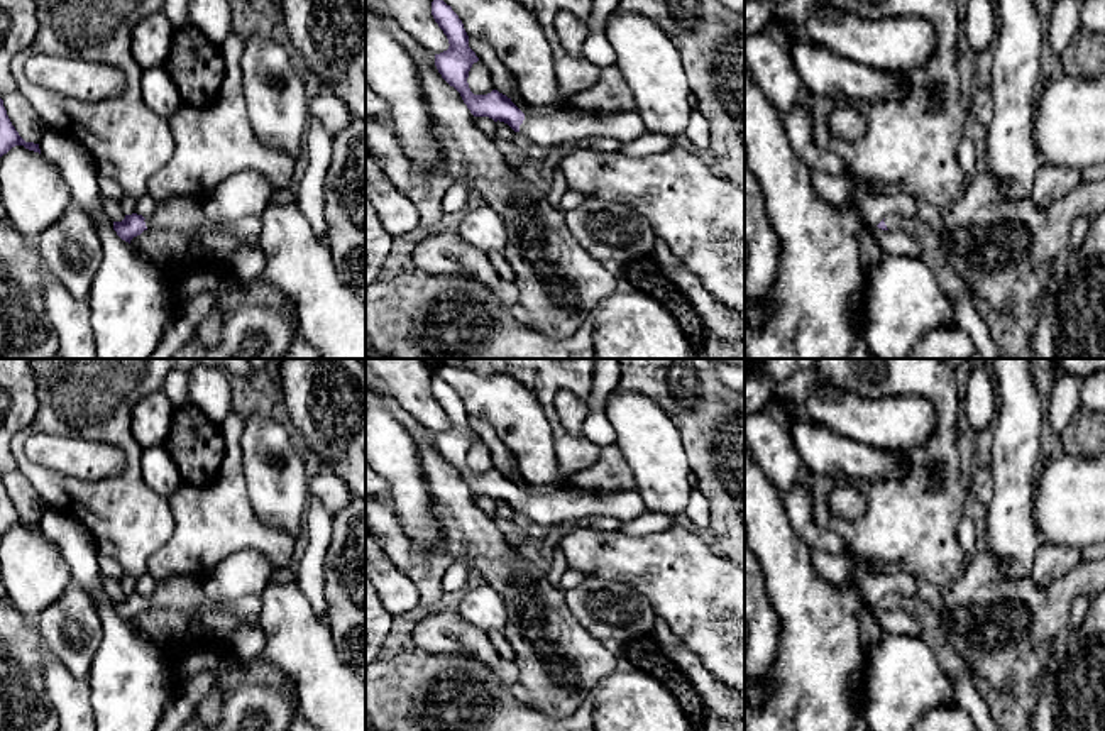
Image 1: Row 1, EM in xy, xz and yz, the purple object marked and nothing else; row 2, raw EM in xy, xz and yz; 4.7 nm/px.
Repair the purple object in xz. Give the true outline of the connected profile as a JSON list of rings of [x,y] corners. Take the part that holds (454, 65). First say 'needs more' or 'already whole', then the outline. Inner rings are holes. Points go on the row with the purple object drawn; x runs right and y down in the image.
needs more; [[[443,0],[432,2],[432,15],[450,44],[447,51],[435,54],[435,66],[442,78],[460,93],[474,117],[504,122],[520,135],[528,137],[533,146],[543,149],[567,140],[579,142],[599,135],[629,142],[646,134],[645,124],[636,112],[592,117],[565,107],[555,115],[530,117],[498,90],[487,95],[474,95],[467,78],[479,58],[469,47],[469,36],[462,20]]]

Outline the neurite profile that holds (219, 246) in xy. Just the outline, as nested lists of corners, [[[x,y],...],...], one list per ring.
[[[206,232],[193,239],[201,244],[208,259],[215,259],[218,262],[225,262],[235,250],[244,247],[239,239],[225,232]]]

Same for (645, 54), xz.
[[[616,7],[606,19],[606,37],[646,132],[672,139],[684,134],[690,115],[690,88],[668,34],[648,17]]]

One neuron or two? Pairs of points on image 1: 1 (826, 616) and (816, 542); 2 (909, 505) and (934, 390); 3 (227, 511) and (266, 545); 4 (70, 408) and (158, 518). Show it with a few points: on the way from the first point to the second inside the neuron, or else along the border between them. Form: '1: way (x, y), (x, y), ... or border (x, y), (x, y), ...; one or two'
1: border (789, 516), (794, 530), (813, 549); two
2: way (916, 476), (916, 464), (945, 435), (945, 418); one
3: way (237, 522), (256, 535); one
4: way (102, 420), (132, 450), (132, 486); one

